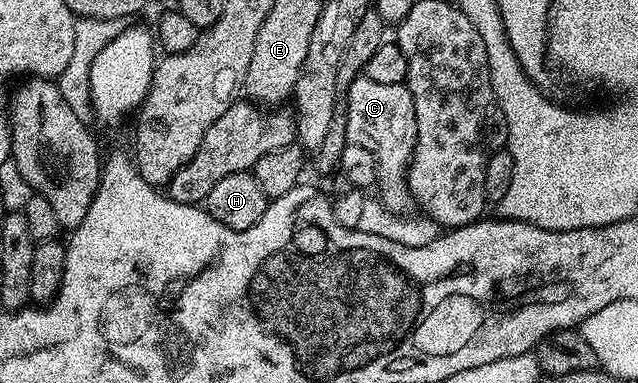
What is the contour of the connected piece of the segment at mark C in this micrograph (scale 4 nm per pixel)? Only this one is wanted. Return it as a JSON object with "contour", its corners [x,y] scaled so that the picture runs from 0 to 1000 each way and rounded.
{"contour":[[[572,198],[561,201],[539,245],[539,300],[542,358],[547,379],[569,381],[583,397],[592,426],[592,475],[599,486],[596,525],[614,559],[635,561],[641,538],[650,535],[643,493],[636,488],[636,446],[643,441],[643,415],[649,410],[649,379],[655,373],[655,282],[643,227],[635,219],[596,219]]]}

